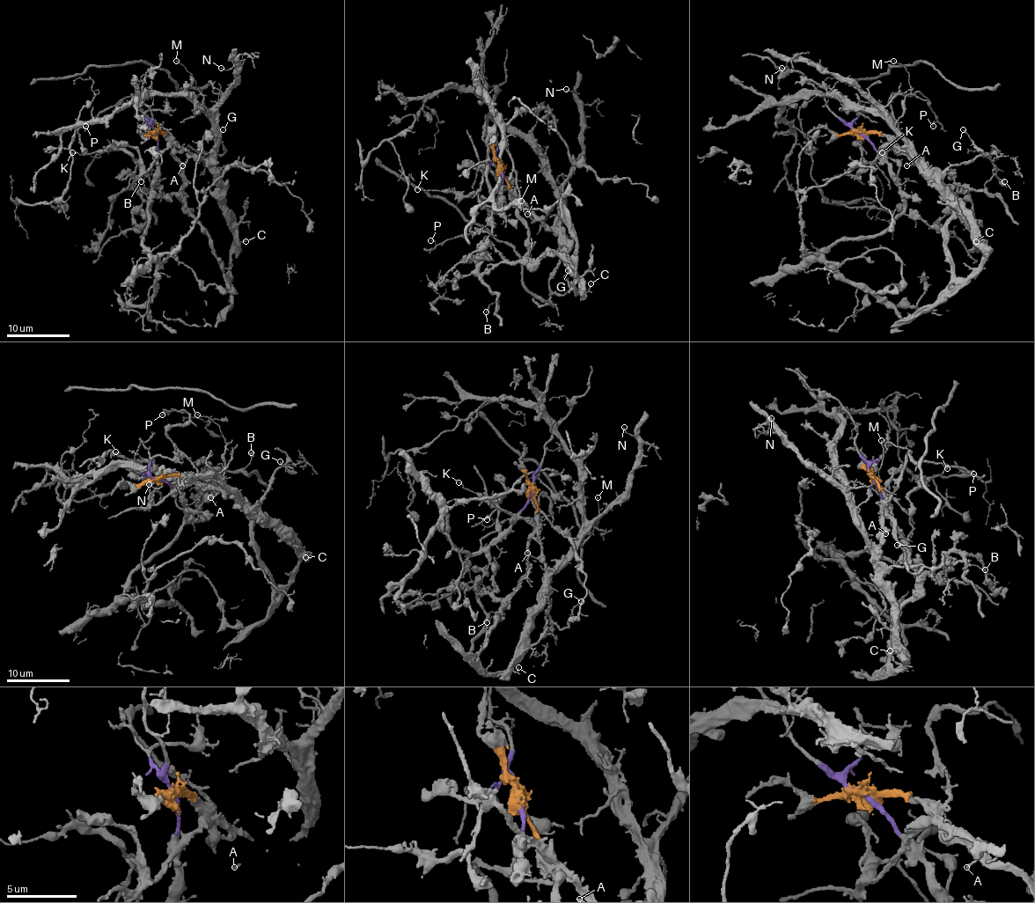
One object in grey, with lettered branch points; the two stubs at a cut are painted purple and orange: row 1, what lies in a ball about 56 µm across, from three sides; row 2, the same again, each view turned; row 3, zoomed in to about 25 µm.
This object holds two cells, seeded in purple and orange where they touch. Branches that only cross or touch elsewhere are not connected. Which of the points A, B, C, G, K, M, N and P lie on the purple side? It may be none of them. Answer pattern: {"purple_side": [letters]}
{"purple_side": ["K"]}

